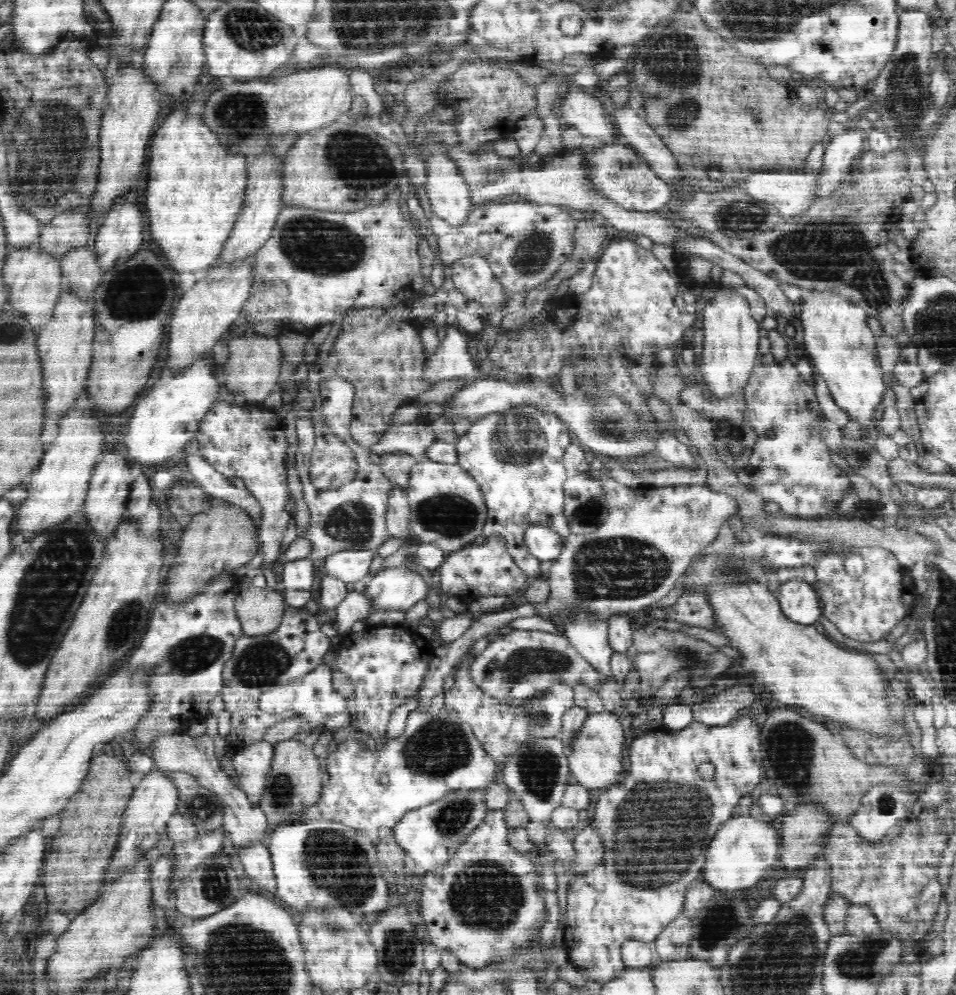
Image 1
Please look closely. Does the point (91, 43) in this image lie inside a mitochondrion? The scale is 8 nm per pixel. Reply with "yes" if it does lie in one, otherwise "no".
no

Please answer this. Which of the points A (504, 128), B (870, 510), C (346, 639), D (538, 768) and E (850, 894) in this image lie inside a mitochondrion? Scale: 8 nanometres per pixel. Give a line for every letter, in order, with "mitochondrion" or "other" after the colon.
A: other
B: other
C: other
D: mitochondrion
E: other

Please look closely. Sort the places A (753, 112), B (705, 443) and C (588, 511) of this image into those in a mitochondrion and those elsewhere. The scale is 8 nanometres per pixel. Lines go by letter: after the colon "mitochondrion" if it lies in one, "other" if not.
A: mitochondrion
B: other
C: mitochondrion

